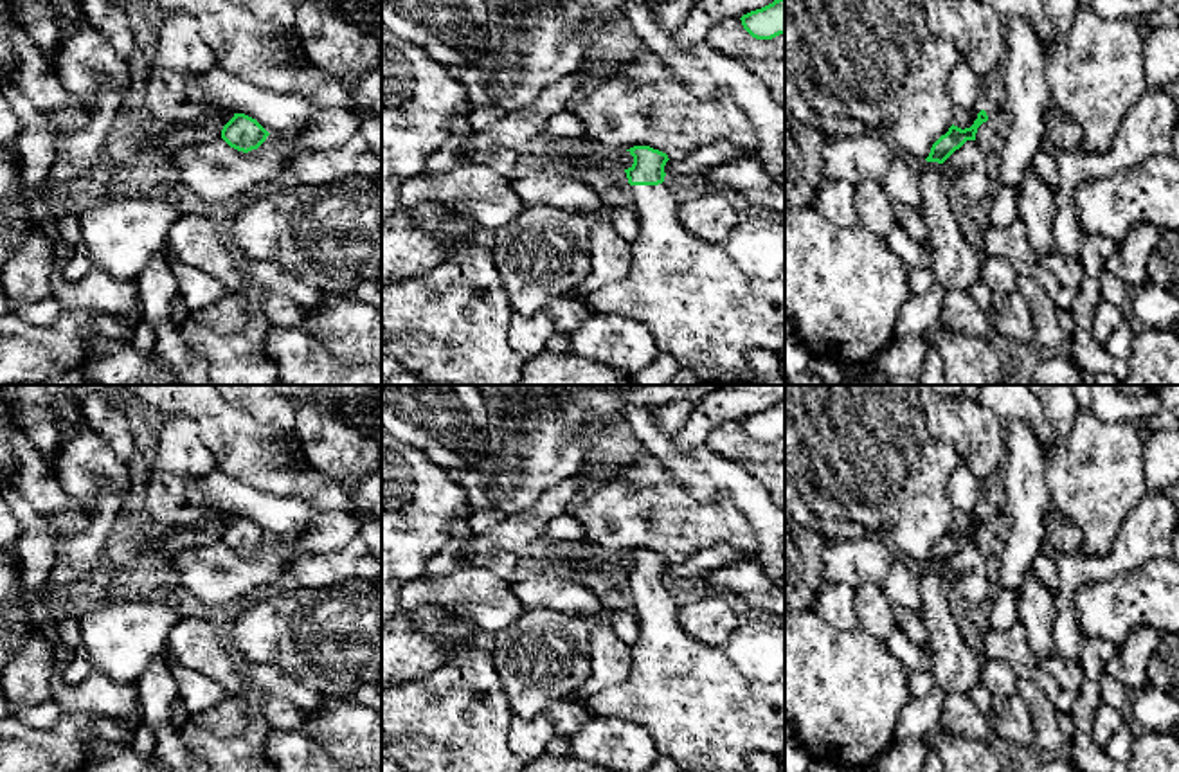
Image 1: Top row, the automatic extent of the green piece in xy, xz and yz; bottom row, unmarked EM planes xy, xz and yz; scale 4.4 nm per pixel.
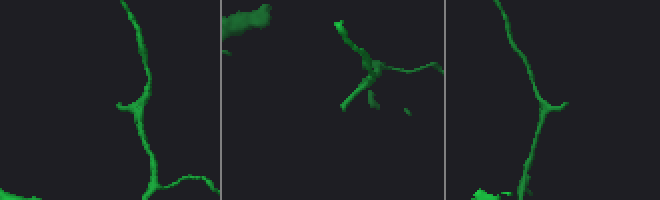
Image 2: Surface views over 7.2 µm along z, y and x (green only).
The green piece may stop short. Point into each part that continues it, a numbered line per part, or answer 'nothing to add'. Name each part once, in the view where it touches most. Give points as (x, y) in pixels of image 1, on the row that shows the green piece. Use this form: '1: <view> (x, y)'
1: xz (708, 305)

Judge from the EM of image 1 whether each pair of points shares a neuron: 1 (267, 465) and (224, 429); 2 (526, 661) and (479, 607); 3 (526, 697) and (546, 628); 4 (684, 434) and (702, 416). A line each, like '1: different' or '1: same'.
1: same
2: different
3: same
4: same

